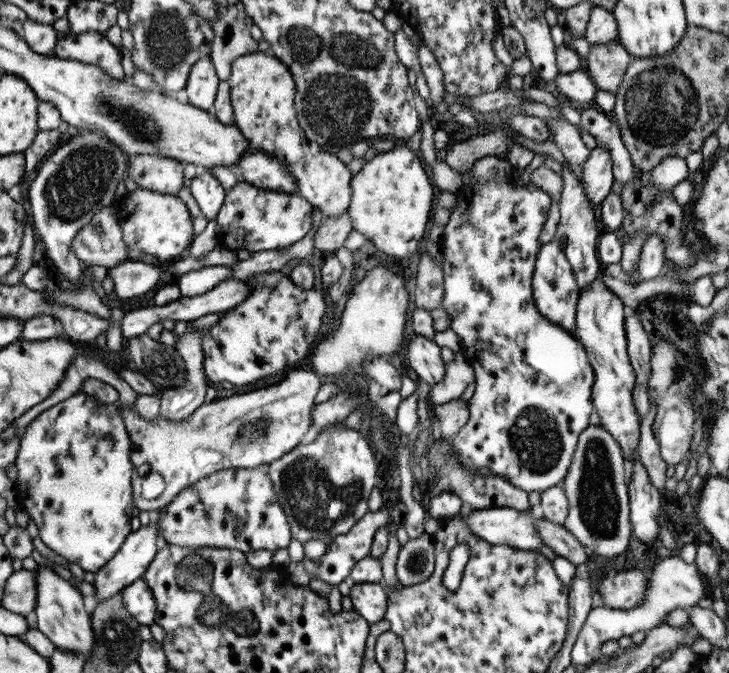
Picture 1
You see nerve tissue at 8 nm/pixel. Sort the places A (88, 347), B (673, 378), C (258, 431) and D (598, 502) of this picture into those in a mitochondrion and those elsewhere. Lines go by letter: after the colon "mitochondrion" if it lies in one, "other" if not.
A: other
B: mitochondrion
C: mitochondrion
D: mitochondrion

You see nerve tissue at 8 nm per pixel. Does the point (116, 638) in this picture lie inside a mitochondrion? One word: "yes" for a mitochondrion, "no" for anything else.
yes

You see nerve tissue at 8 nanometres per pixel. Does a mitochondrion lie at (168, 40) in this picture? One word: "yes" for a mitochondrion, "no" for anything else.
yes

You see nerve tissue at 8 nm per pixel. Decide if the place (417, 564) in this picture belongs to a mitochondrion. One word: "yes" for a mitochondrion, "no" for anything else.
yes

